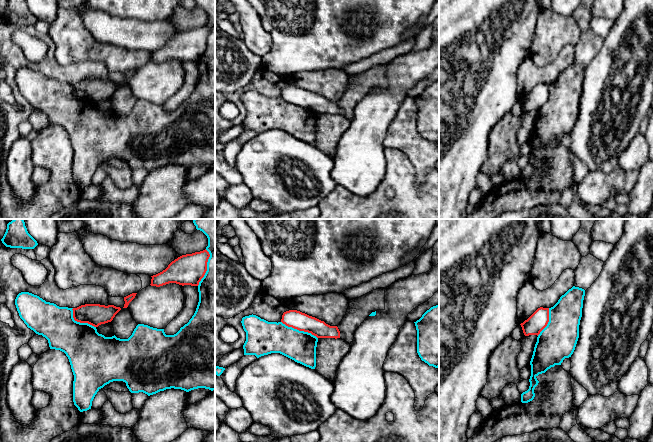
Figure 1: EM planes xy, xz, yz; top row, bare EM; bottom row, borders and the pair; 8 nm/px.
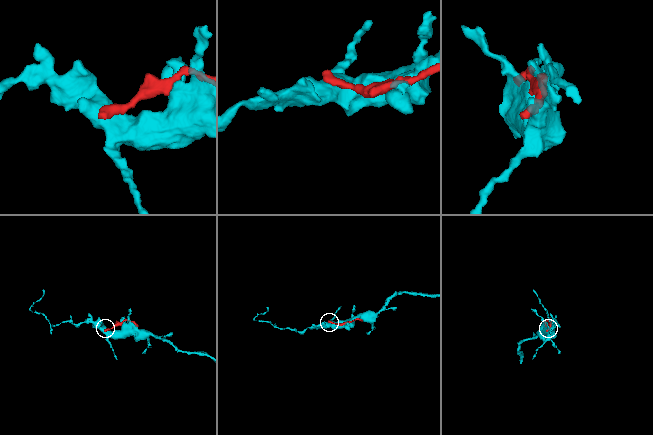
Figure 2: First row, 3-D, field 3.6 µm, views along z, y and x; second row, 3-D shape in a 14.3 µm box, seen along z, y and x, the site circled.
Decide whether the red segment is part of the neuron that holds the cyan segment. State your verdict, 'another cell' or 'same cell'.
another cell

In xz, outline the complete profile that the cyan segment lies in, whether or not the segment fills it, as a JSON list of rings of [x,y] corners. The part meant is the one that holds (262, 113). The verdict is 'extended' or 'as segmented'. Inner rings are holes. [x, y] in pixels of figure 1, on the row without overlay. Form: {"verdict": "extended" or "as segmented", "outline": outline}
{"verdict": "as segmented", "outline": [[[253,90],[243,93],[241,99],[246,108],[244,131],[255,131],[259,134],[280,129],[315,145],[318,118],[316,112],[288,103],[282,98],[268,98]]]}

